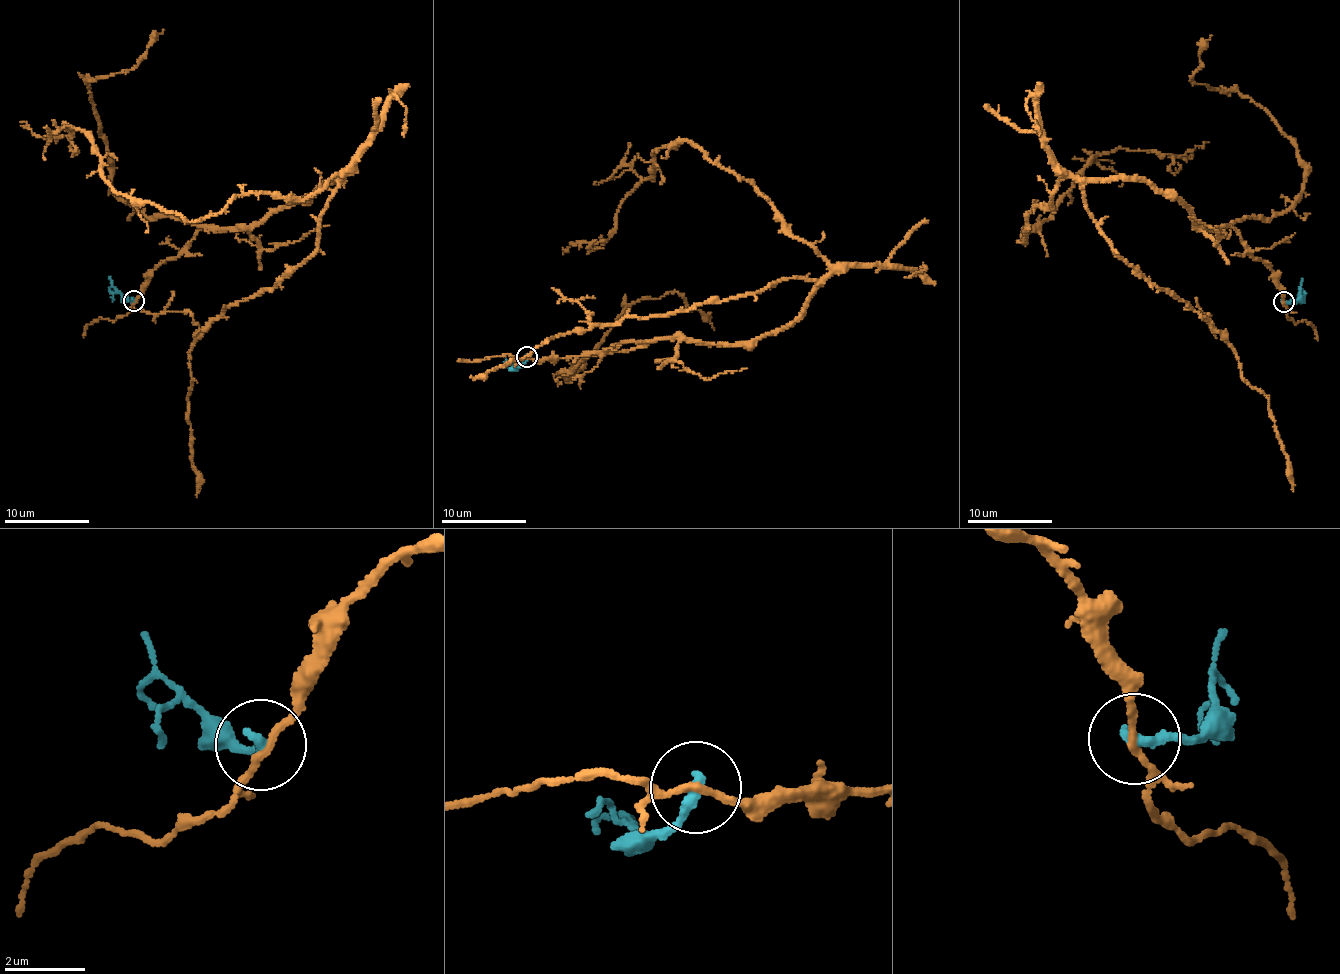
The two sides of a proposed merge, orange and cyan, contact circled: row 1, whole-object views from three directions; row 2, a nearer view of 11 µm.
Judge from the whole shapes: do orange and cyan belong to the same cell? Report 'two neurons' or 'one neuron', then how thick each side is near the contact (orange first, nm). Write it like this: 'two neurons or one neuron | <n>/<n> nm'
two neurons | 170/280 nm

